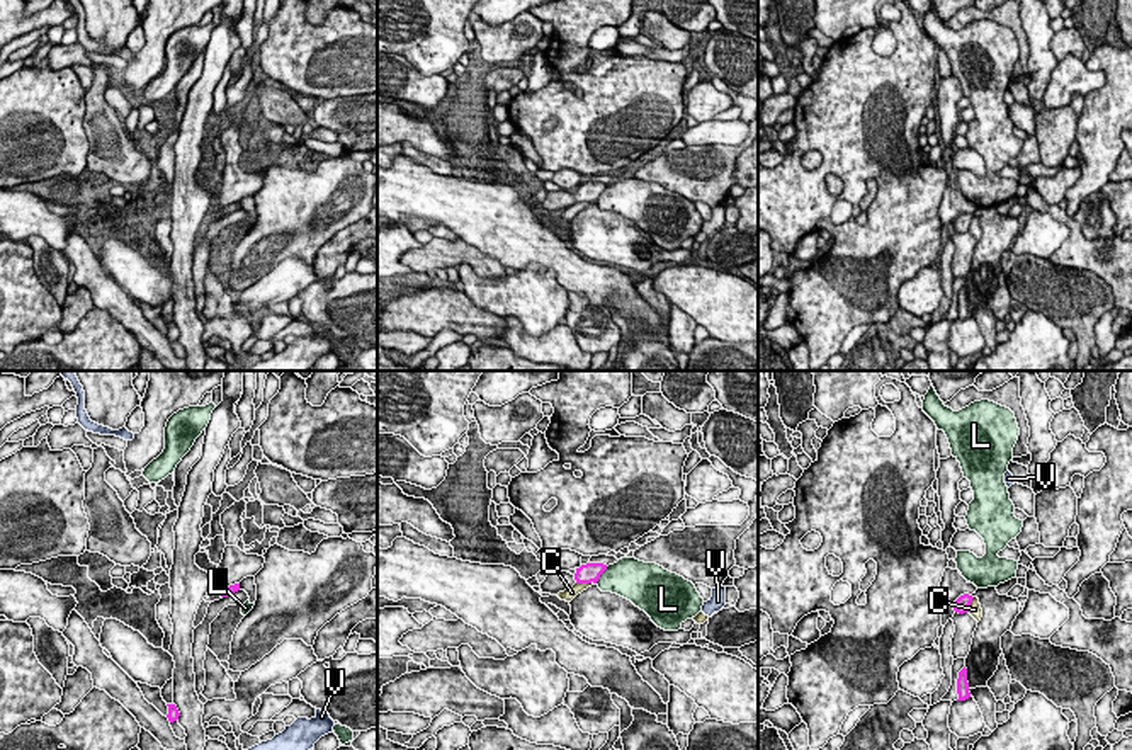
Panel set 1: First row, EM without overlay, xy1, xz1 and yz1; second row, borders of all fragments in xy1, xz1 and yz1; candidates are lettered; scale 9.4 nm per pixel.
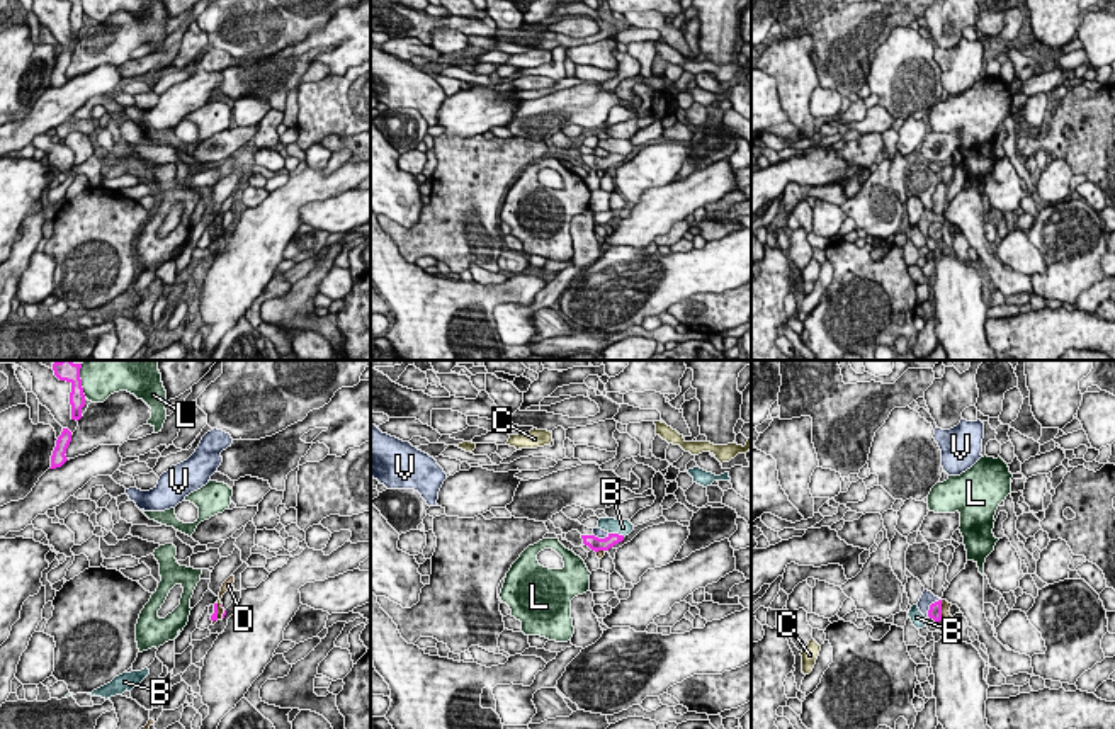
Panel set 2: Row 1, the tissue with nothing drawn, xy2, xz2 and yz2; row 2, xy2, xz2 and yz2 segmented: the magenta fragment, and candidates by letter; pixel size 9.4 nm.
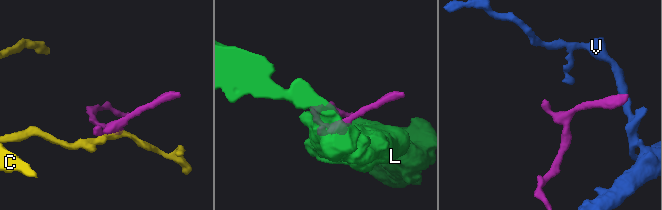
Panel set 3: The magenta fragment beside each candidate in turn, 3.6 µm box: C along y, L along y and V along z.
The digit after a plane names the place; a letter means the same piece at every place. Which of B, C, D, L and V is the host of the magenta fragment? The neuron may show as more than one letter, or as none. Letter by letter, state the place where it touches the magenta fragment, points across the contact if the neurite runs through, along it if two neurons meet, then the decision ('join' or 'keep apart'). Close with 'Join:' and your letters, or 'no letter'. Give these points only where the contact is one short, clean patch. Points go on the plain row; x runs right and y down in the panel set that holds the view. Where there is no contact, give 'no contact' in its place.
B: meets magenta in xz2 at (617, 153); border along xz2 (609, 152), (624, 155); keep apart
C: meets magenta in xz1 at (585, 201); keep apart
D: meets magenta in yz2 at (940, 230); border along yz2 (940, 220), (942, 238); keep apart
L: meets magenta in xz1 at (600, 193); keep apart
V: meets magenta in yz2 at (930, 226); keep apart
Join: no letter

